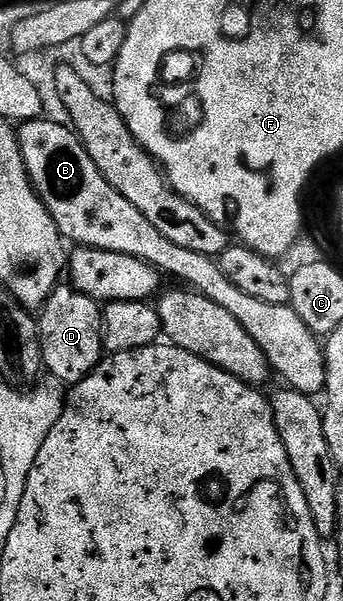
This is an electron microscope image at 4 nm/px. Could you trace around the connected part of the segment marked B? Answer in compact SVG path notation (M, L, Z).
M40 117L24 122L18 128L17 134L27 175L41 197L45 209L49 209L64 240L71 242L72 239L72 244L80 247L96 247L137 257L150 267L157 268L164 276L172 275L173 278L180 279L183 282L180 284L196 291L198 295L209 297L213 305L221 305L221 309L226 309L232 317L237 317L237 325L241 325L241 329L245 329L245 333L249 333L249 337L257 341L272 372L276 376L279 374L283 378L282 382L292 391L300 391L303 395L315 397L318 396L318 391L320 394L324 390L327 382L324 344L320 336L314 335L309 325L305 325L305 321L297 317L290 305L269 305L265 301L257 301L257 297L248 297L246 293L241 293L241 289L237 289L237 285L233 285L233 281L229 281L229 277L225 277L225 273L221 273L218 262L212 256L192 253L190 249L184 249L182 245L176 245L166 237L161 237L161 233L157 233L157 229L153 229L153 225L149 225L149 221L145 221L145 217L141 217L141 213L137 213L137 209L133 209L133 205L129 205L129 201L125 201L125 197L121 197L121 193L117 193L117 189L113 189L113 185L109 185L105 177L101 177L101 169L93 165L93 157L85 153L82 141L70 126L62 127L59 123L50 123L47 117Z

